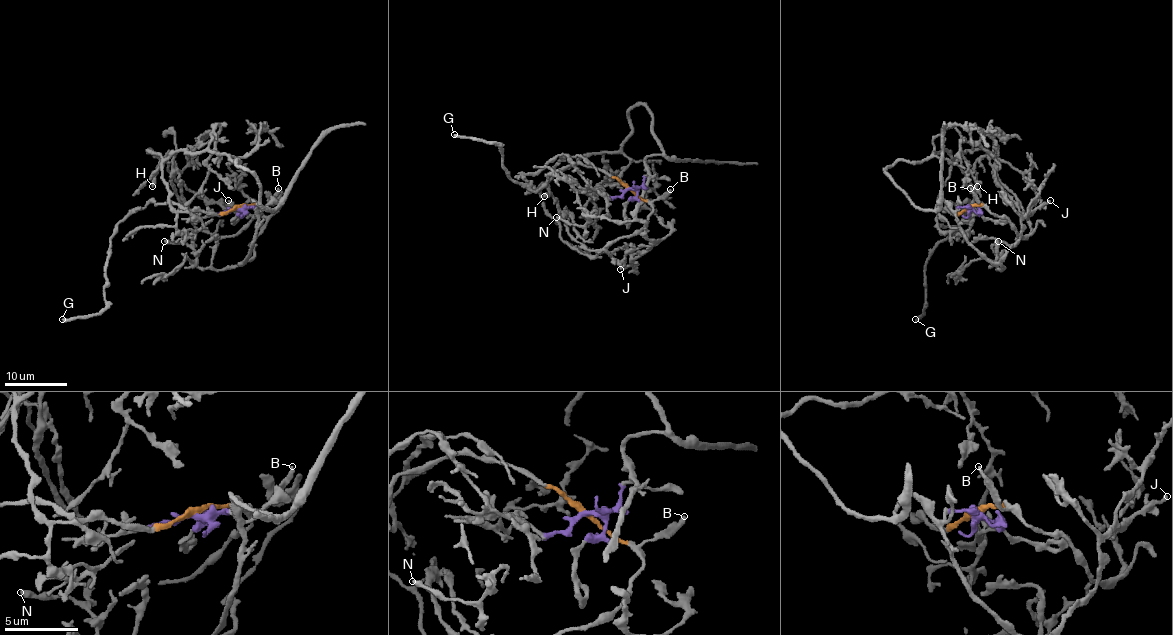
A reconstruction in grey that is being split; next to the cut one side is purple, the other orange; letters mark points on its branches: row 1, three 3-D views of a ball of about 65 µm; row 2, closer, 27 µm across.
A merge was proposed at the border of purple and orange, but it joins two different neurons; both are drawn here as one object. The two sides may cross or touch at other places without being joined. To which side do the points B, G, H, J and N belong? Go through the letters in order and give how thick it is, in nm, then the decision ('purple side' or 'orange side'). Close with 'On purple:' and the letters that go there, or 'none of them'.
B: 240 nm | orange side
G: 320 nm | orange side
H: 320 nm | purple side
J: 240 nm | purple side
N: 360 nm | purple side
On purple: H, J, N

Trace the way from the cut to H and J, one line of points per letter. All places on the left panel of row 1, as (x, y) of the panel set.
H: (237, 208), (217, 212), (197, 231), (179, 231), (161, 164), (152, 186)
J: (237, 208), (251, 206), (257, 228), (245, 262), (254, 254), (255, 239), (266, 220), (240, 214), (228, 200)

